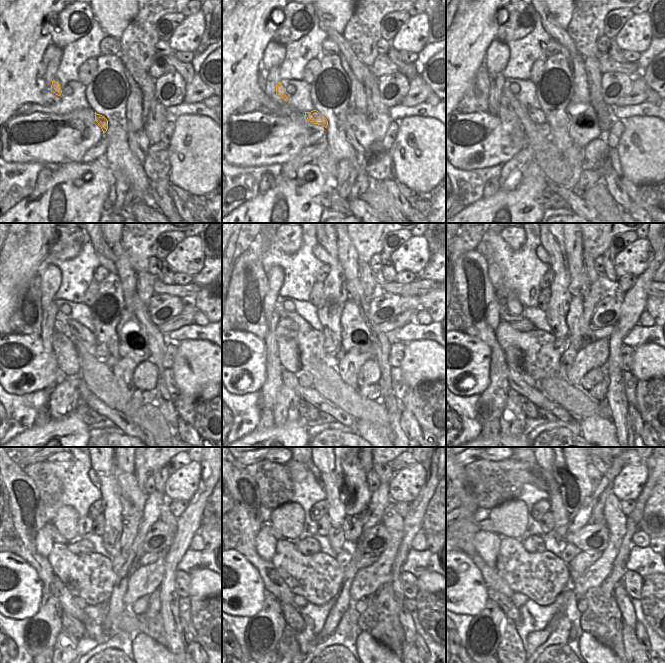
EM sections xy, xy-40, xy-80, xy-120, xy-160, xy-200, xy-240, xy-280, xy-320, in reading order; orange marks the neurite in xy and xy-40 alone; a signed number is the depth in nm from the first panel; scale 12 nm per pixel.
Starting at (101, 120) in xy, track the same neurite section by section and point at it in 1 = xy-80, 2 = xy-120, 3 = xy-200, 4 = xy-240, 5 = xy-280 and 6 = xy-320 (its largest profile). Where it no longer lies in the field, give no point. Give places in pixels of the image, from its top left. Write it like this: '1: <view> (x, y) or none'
1: xy-80 (537, 115)
2: xy-120 (77, 331)
3: xy-200 (505, 315)
4: xy-240 (51, 529)
5: xy-280 (267, 526)
6: xy-320 (486, 524)

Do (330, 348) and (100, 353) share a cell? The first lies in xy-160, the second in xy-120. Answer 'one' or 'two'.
one

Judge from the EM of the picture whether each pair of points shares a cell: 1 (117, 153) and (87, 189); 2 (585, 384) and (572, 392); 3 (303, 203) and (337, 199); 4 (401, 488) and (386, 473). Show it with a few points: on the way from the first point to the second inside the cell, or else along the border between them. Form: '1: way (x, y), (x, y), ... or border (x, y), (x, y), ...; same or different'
1: border (107, 168), (112, 172); different
2: border (593, 368), (580, 381), (579, 386), (583, 390); different
3: border (322, 171), (336, 181), (336, 187), (331, 193); different
4: border (394, 473), (388, 484); different

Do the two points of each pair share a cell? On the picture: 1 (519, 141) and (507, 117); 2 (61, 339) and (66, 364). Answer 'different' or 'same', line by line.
1: same
2: same

